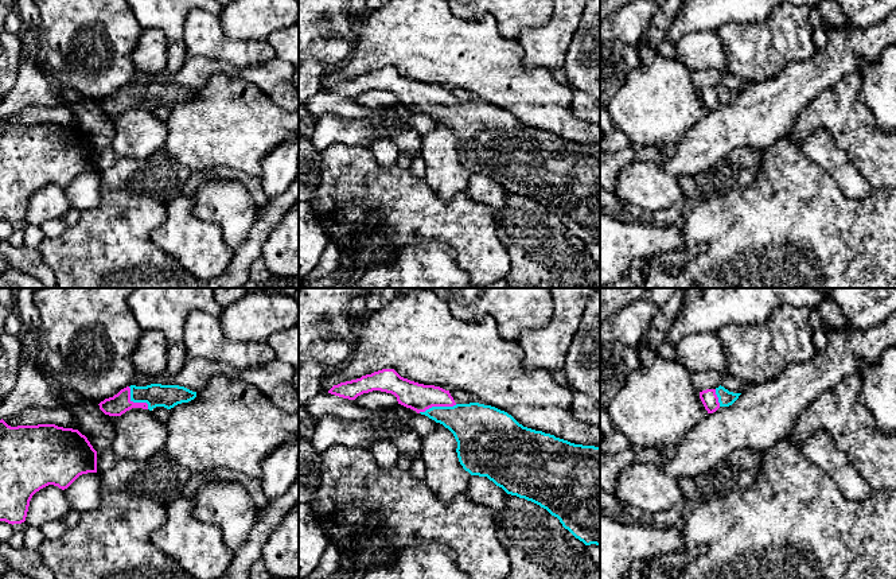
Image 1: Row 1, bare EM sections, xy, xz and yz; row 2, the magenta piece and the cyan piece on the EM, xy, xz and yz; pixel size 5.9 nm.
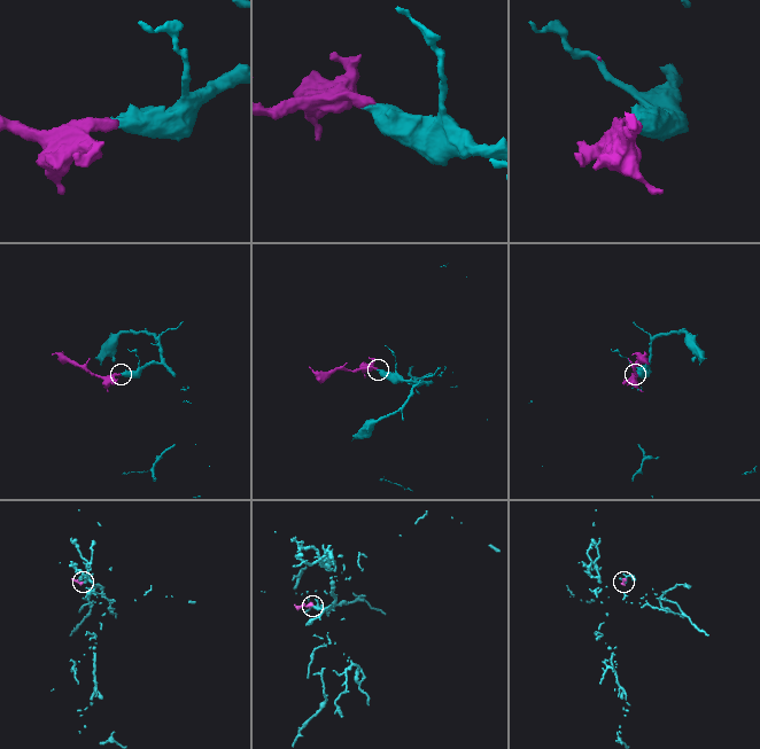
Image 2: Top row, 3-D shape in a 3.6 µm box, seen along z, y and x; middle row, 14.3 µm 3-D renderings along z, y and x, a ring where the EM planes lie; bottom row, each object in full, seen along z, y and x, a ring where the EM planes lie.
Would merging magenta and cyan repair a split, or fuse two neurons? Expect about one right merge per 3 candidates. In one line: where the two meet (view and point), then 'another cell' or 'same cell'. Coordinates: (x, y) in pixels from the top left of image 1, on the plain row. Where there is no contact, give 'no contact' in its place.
meets magenta in xz at (437, 104); same cell

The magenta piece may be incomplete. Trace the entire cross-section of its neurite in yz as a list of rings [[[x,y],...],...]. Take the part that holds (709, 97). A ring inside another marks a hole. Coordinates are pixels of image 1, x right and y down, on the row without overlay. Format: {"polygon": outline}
{"polygon": [[[718,85],[716,88],[706,88],[700,90],[700,97],[708,109],[708,112],[716,110],[720,105],[732,104],[741,92],[733,92],[725,88],[724,85]]]}

